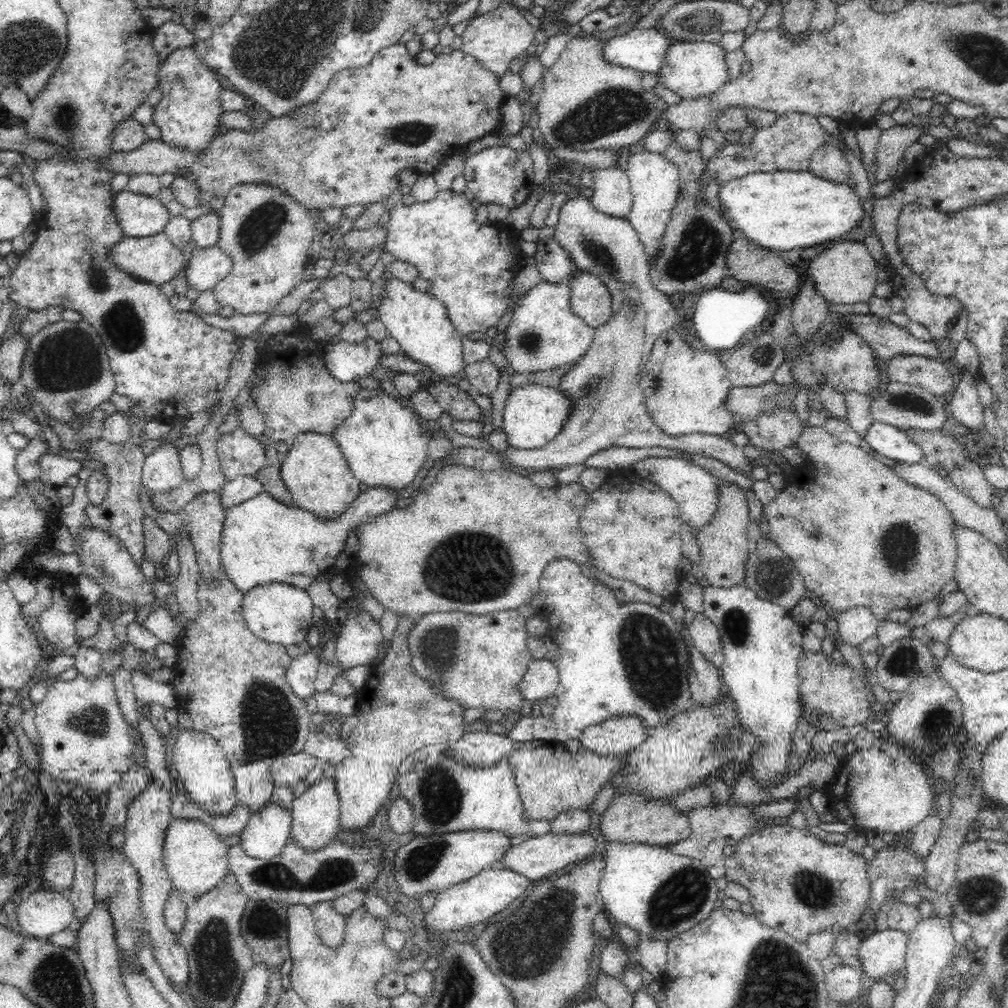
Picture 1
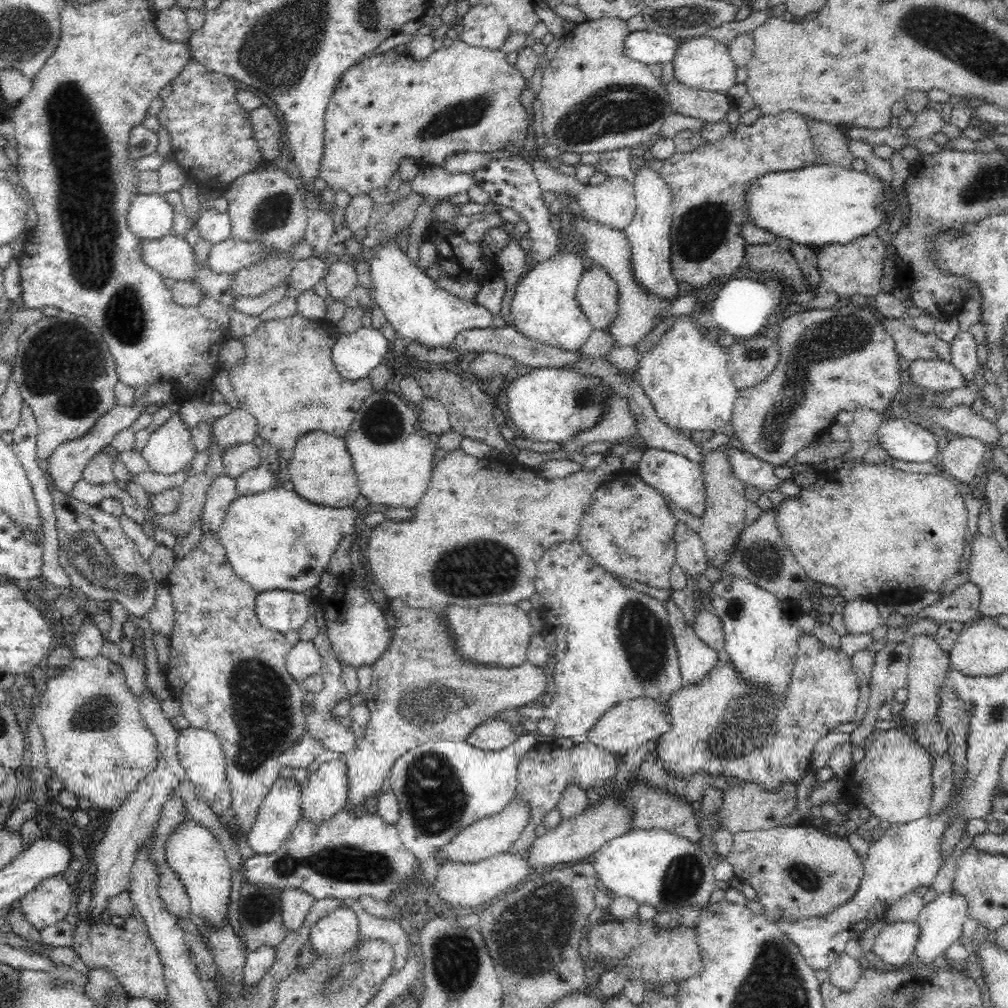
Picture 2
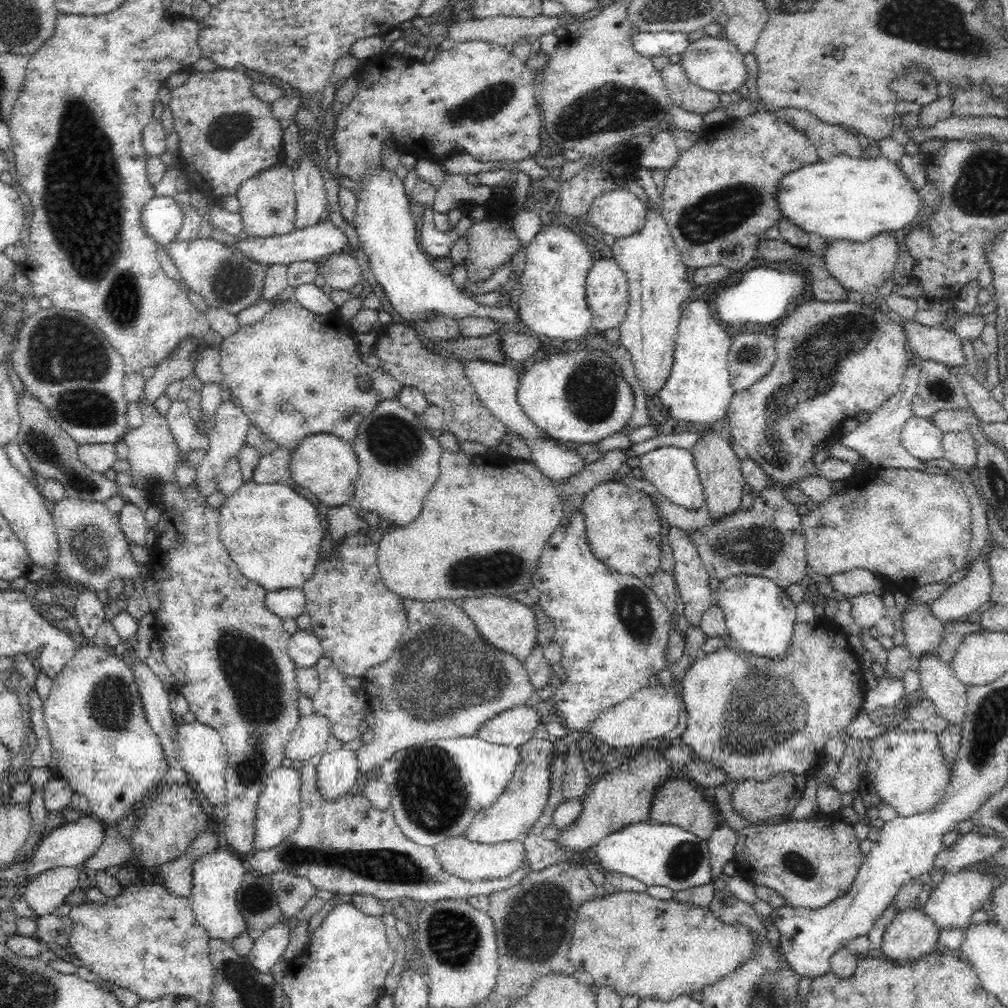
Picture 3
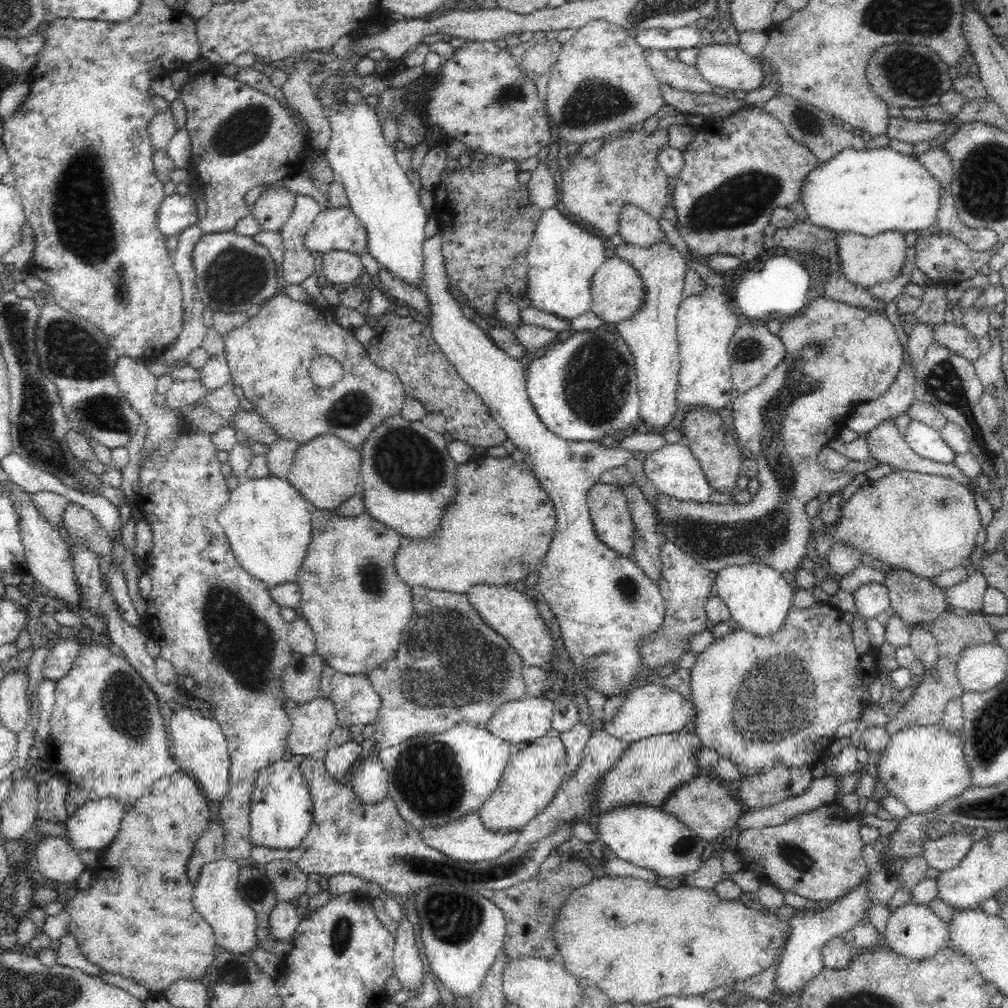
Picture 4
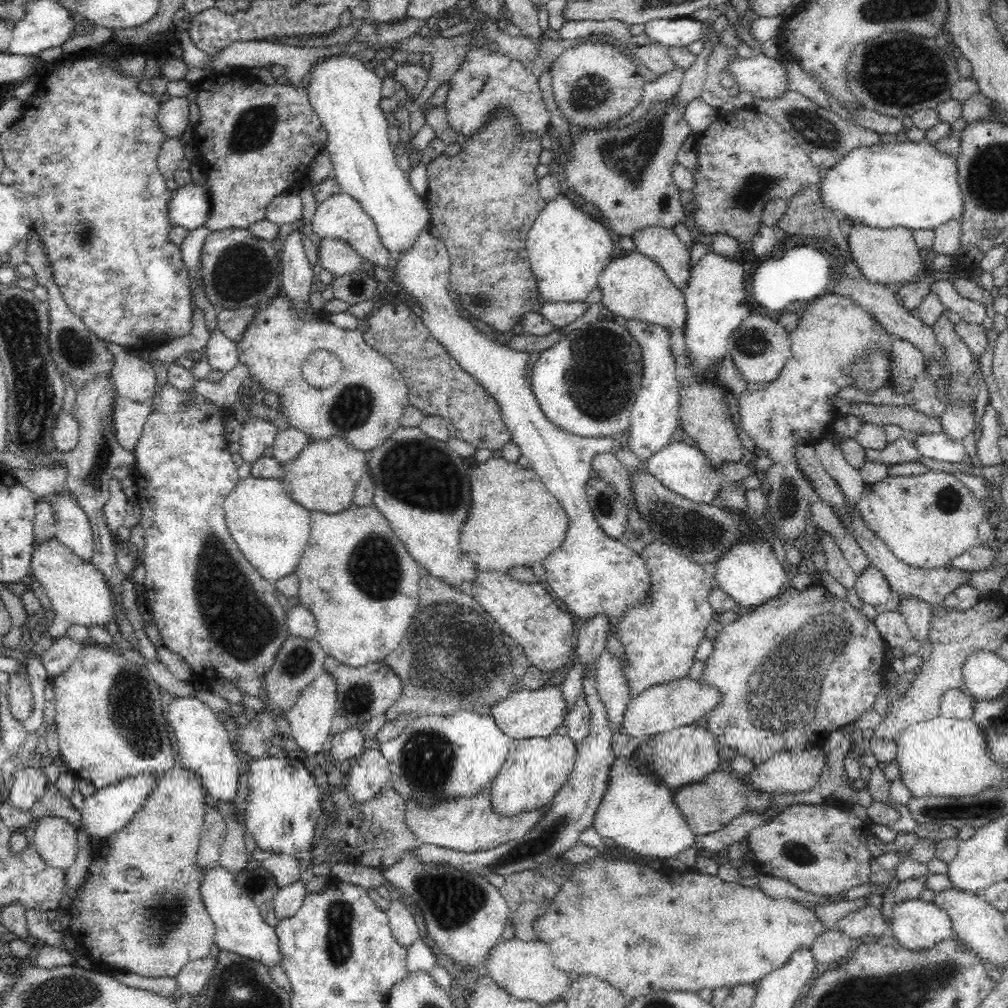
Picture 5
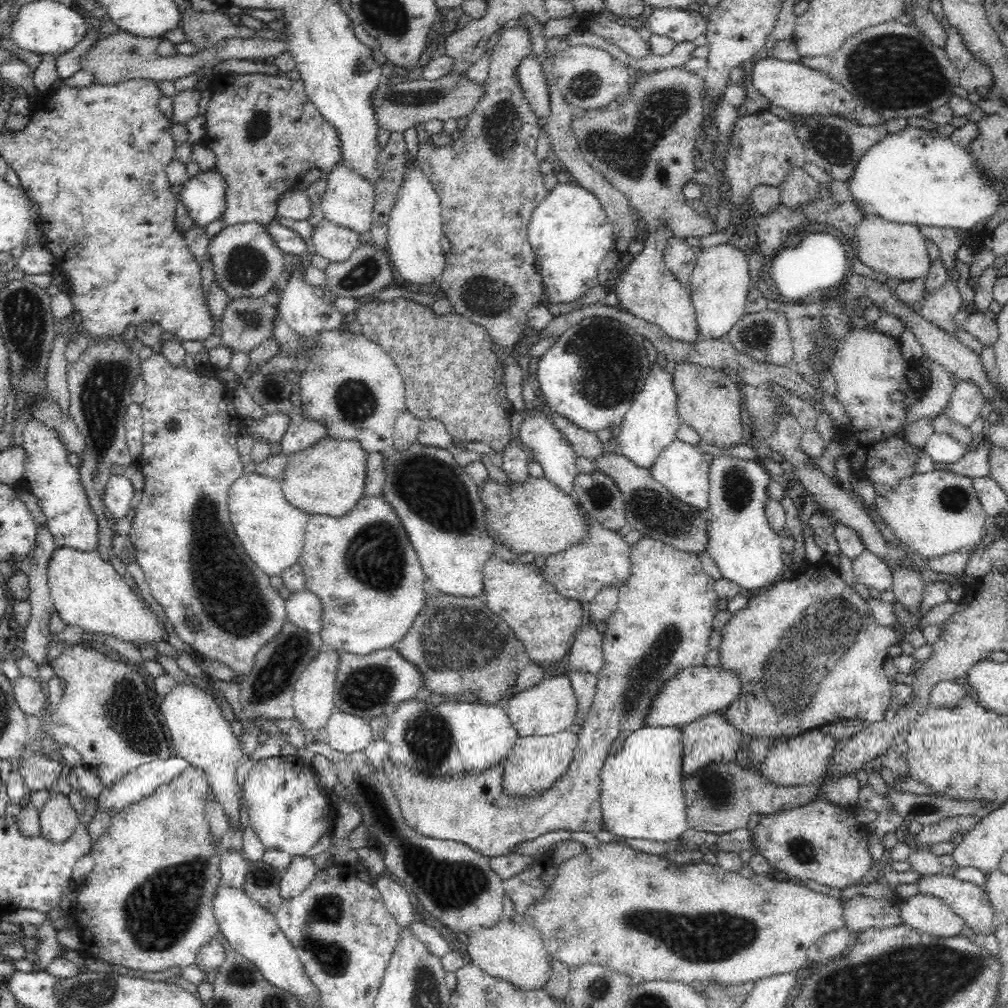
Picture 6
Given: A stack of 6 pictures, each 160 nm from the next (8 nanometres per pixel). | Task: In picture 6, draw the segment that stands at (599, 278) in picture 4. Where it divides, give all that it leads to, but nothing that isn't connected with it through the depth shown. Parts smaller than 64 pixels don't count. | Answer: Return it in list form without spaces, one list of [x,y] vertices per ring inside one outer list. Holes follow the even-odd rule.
[[[658,228],[652,236],[649,236],[643,250],[633,256],[628,267],[622,269],[613,292],[618,297],[618,308],[658,325],[670,338],[682,342],[694,342],[698,339],[698,329],[696,329],[696,313],[691,302],[690,290],[666,269],[662,257],[667,241],[672,238],[672,232],[668,228],[666,230]]]

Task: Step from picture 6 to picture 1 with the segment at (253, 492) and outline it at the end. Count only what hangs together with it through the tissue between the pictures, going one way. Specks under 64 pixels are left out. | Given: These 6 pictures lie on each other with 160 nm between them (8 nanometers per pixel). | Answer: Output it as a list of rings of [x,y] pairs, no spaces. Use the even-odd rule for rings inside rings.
[[[368,486],[341,519],[322,521],[300,507],[289,508],[266,492],[253,496],[225,512],[220,550],[224,576],[243,593],[258,584],[276,581],[308,588],[320,570],[334,565],[350,529],[390,512],[398,497],[398,490]]]

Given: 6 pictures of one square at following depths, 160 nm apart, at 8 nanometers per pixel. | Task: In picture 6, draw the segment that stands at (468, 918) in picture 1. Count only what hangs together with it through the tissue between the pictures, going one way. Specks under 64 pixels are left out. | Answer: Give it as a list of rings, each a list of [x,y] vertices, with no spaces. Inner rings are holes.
[[[642,537],[637,540],[634,544],[630,545],[630,560],[631,560],[631,571],[632,574],[630,578],[619,588],[619,598],[617,602],[616,610],[605,620],[606,625],[606,635],[603,638],[603,653],[604,653],[604,664],[602,670],[600,671],[598,679],[598,684],[596,685],[596,696],[592,704],[592,710],[586,718],[586,724],[582,727],[582,731],[577,735],[578,744],[576,746],[575,752],[573,753],[572,764],[570,768],[560,780],[556,781],[556,785],[549,788],[547,791],[540,793],[539,795],[534,795],[531,797],[514,797],[504,793],[502,789],[502,774],[505,762],[498,764],[496,768],[490,768],[488,772],[484,774],[468,774],[468,776],[454,776],[454,778],[431,778],[430,776],[425,776],[424,774],[419,774],[418,772],[413,772],[411,768],[399,768],[395,769],[387,758],[384,769],[382,772],[390,779],[392,783],[392,788],[397,798],[399,799],[399,805],[401,806],[401,813],[404,817],[405,823],[416,829],[418,834],[426,838],[432,838],[434,840],[448,840],[449,842],[456,842],[460,844],[466,844],[471,850],[478,852],[480,855],[484,855],[487,858],[493,856],[508,855],[509,851],[512,851],[516,846],[519,846],[522,842],[526,840],[533,840],[538,836],[543,836],[548,832],[553,832],[552,830],[564,830],[564,828],[574,832],[592,832],[596,835],[602,829],[602,813],[600,813],[600,786],[601,786],[601,769],[605,764],[608,756],[611,755],[611,746],[621,732],[632,732],[639,730],[644,727],[644,720],[649,714],[649,707],[652,700],[658,695],[658,690],[664,686],[665,682],[668,682],[673,676],[676,676],[677,672],[684,670],[688,667],[699,667],[704,664],[704,658],[708,654],[708,640],[710,638],[710,633],[712,629],[712,619],[716,614],[716,600],[718,600],[718,595],[714,588],[715,580],[704,572],[702,569],[702,564],[700,563],[700,558],[703,554],[688,554],[686,552],[680,552],[668,545],[662,543],[658,540],[652,539],[652,537]]]

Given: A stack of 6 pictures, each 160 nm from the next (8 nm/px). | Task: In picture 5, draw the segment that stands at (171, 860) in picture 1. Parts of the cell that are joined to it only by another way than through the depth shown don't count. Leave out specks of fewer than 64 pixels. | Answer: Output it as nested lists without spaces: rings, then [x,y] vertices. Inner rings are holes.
[[[216,864],[203,870],[200,899],[215,926],[215,949],[233,952],[257,960],[265,967],[280,963],[278,937],[275,929],[264,922],[256,903],[244,895],[236,885],[235,873]]]

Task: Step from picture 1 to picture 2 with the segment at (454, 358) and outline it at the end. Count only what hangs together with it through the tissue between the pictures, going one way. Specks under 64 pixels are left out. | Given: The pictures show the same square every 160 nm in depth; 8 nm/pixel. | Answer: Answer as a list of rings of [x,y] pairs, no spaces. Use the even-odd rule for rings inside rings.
[[[398,242],[380,246],[376,258],[371,260],[369,272],[374,288],[373,306],[382,310],[390,326],[408,342],[417,342],[429,350],[438,347],[455,350],[454,339],[462,331],[486,328],[492,322],[493,315],[488,309],[462,301],[435,286],[433,280],[399,250]]]

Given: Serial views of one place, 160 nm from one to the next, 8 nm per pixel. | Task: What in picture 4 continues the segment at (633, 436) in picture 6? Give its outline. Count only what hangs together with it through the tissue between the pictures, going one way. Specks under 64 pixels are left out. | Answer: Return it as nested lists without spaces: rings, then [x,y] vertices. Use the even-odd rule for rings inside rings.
[[[668,240],[649,248],[624,242],[616,248],[615,257],[626,260],[643,281],[643,304],[638,312],[616,323],[611,329],[618,332],[632,354],[640,395],[639,422],[646,422],[652,432],[662,433],[676,415],[676,386],[680,371],[679,342],[677,339],[677,314],[685,288],[688,264],[676,247]]]

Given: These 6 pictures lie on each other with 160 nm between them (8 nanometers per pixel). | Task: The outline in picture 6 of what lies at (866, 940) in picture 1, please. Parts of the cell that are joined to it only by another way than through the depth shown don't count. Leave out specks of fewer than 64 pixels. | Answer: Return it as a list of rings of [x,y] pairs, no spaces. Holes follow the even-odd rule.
[[[918,893],[900,904],[902,925],[938,938],[958,936],[964,921],[942,899]]]

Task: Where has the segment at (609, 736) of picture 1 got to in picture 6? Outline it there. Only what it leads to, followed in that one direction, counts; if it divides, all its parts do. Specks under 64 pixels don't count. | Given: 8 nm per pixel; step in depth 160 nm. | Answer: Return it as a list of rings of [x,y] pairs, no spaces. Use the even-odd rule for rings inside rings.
[[[688,667],[676,673],[652,700],[643,728],[682,728],[708,714],[719,713],[740,695],[740,679],[722,668]]]

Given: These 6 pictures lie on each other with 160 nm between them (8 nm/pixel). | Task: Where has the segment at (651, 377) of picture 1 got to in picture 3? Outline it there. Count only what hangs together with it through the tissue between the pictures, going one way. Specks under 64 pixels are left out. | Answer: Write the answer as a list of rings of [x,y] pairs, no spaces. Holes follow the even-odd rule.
[[[694,300],[683,308],[678,320],[670,375],[656,392],[674,420],[696,424],[725,422],[729,404],[736,391],[728,371],[731,336],[708,310],[709,304]]]

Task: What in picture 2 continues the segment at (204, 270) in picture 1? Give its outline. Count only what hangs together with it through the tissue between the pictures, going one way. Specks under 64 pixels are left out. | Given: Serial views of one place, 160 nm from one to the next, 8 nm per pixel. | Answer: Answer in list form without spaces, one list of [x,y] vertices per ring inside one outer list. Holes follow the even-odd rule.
[[[230,237],[226,238],[226,240],[222,242],[219,242],[219,244],[216,244],[216,246],[212,246],[212,248],[210,248],[209,251],[210,254],[208,254],[208,259],[206,260],[206,264],[209,267],[209,270],[216,274],[234,275],[236,272],[240,271],[241,269],[250,267],[251,265],[258,263],[259,259],[262,256],[272,256],[272,255],[263,255],[263,250],[259,248],[259,244],[247,244],[247,242],[236,241]]]

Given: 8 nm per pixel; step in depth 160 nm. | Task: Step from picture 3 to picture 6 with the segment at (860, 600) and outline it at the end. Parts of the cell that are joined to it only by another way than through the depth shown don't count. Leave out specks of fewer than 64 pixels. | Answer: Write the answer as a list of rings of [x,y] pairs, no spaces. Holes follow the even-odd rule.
[[[865,550],[853,560],[852,565],[857,582],[864,584],[869,590],[877,590],[880,593],[892,590],[892,570],[872,551]]]

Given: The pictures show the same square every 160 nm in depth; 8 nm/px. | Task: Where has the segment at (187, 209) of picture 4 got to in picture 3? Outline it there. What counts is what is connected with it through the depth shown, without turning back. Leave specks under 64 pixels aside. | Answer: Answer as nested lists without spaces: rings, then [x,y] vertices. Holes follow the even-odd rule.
[[[154,195],[140,210],[143,230],[157,246],[164,247],[176,239],[183,212],[173,197]]]

